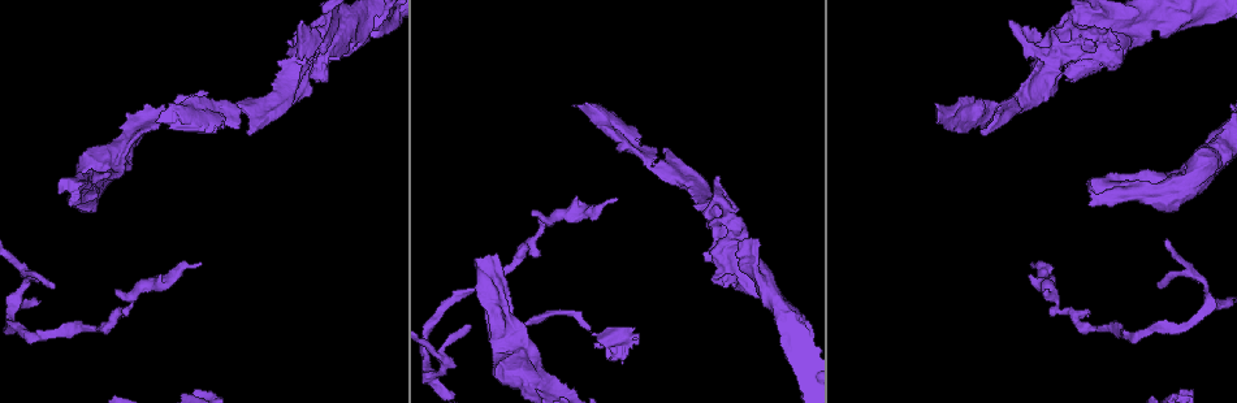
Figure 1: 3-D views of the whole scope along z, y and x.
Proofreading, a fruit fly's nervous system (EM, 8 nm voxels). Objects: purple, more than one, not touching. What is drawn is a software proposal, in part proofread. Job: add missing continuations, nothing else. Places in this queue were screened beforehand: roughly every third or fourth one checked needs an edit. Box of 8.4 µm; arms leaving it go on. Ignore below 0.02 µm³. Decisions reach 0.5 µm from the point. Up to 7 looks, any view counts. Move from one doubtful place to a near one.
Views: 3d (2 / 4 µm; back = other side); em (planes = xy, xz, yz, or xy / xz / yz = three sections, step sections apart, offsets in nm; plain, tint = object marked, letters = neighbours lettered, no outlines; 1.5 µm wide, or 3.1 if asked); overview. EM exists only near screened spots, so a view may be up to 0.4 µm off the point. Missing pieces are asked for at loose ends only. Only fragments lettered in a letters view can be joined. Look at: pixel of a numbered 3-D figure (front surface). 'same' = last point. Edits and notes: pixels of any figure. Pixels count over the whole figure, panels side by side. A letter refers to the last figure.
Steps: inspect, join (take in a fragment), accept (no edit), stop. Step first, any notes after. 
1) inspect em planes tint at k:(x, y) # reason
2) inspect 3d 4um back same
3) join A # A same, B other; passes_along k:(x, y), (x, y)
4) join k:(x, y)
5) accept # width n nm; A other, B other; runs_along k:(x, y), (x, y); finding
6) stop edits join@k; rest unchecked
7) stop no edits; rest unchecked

inspect em planes letters at 1:(1030, 263) # free end

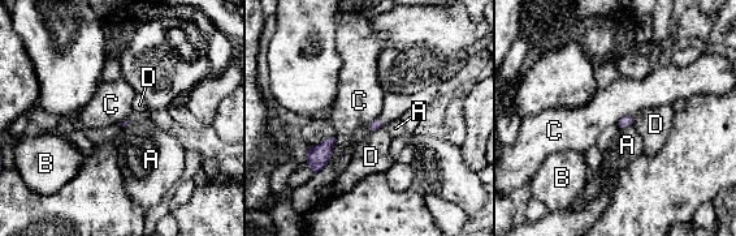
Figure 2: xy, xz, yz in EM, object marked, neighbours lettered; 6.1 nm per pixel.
accept # longest_contact C 260 nm; A other, B other, C other, D other; border 2:(333, 137), (329, 161), (314, 175); no lettered fragment goes on from it

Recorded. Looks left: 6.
inspect em planes letters at 1:(1088, 204) # an open end

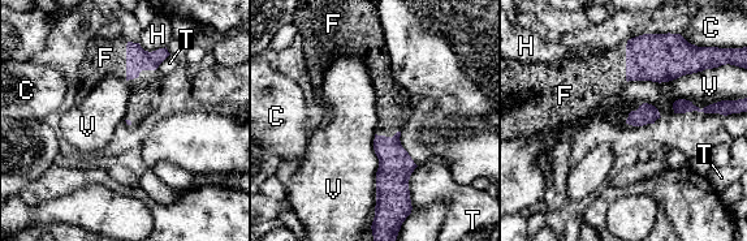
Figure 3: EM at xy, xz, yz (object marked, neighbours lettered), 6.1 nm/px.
join F # C other, F same, H other, T other, V other; passes_along 3:(137, 59), (126, 77), (106, 57); the neuron continues

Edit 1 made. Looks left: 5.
inspect overview # see it whole again

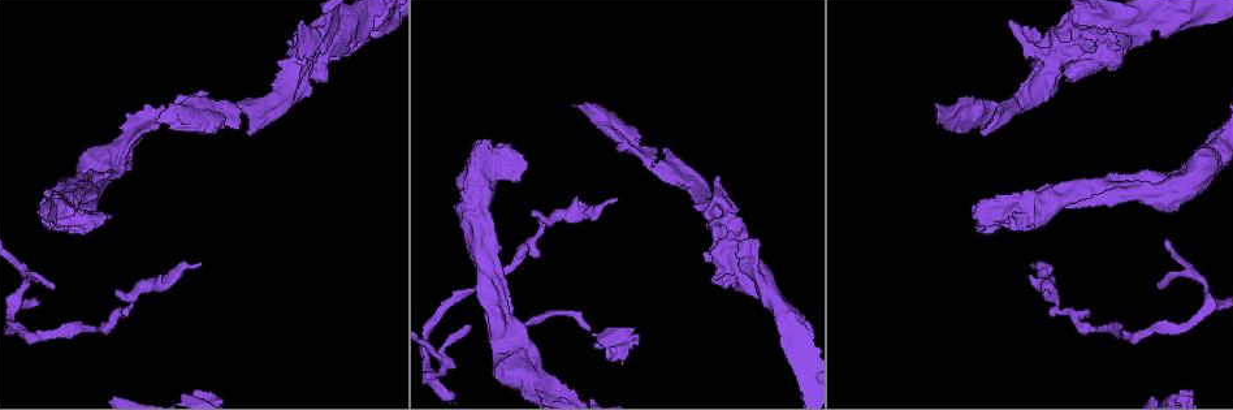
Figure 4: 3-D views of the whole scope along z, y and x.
inspect em planes tint at 4:(961, 99) # free end

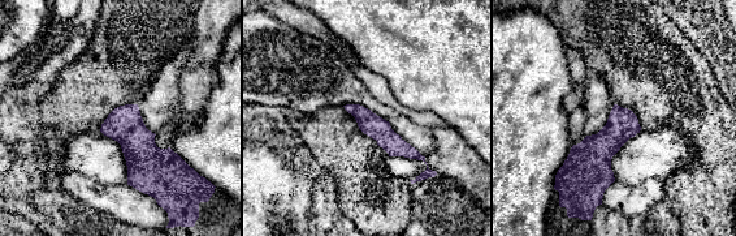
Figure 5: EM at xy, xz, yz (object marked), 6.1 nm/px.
inspect em planes letters same # what lies round it

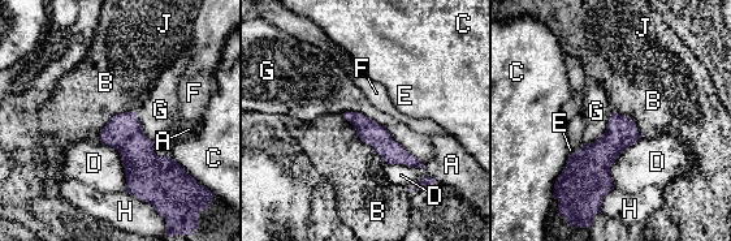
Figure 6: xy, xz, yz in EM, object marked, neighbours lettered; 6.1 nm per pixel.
accept # A other, B other, C other, D other, E other, F other, G other, H other, J other; no lettered fragment goes on from it

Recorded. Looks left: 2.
stop edits join@3; rest unchecked

